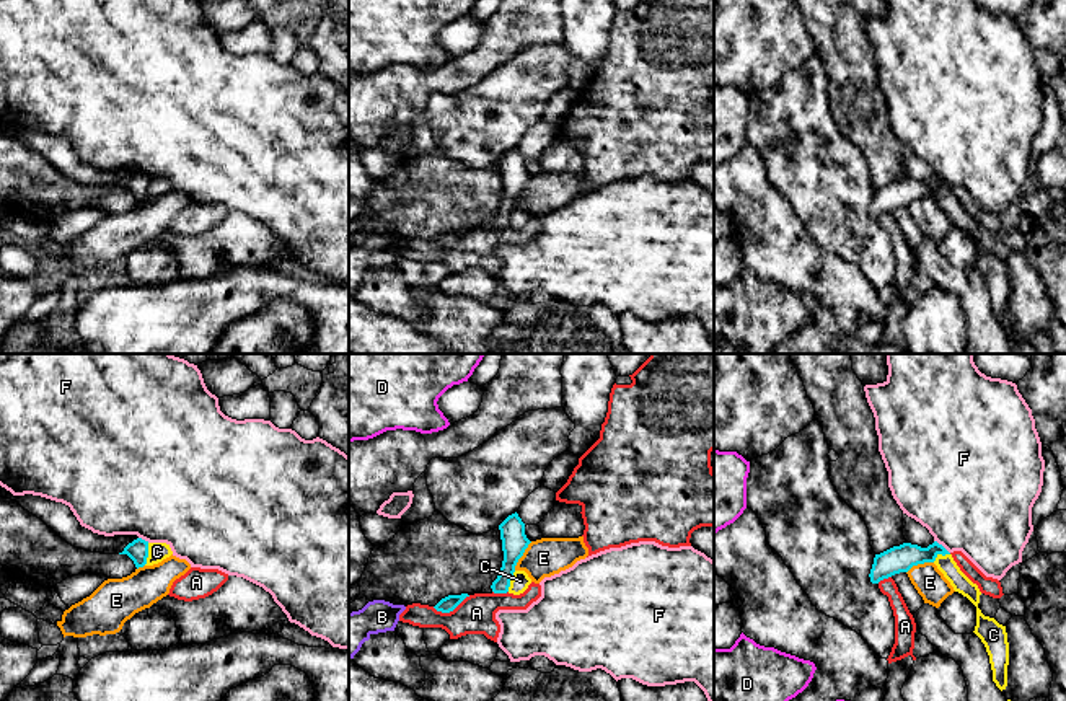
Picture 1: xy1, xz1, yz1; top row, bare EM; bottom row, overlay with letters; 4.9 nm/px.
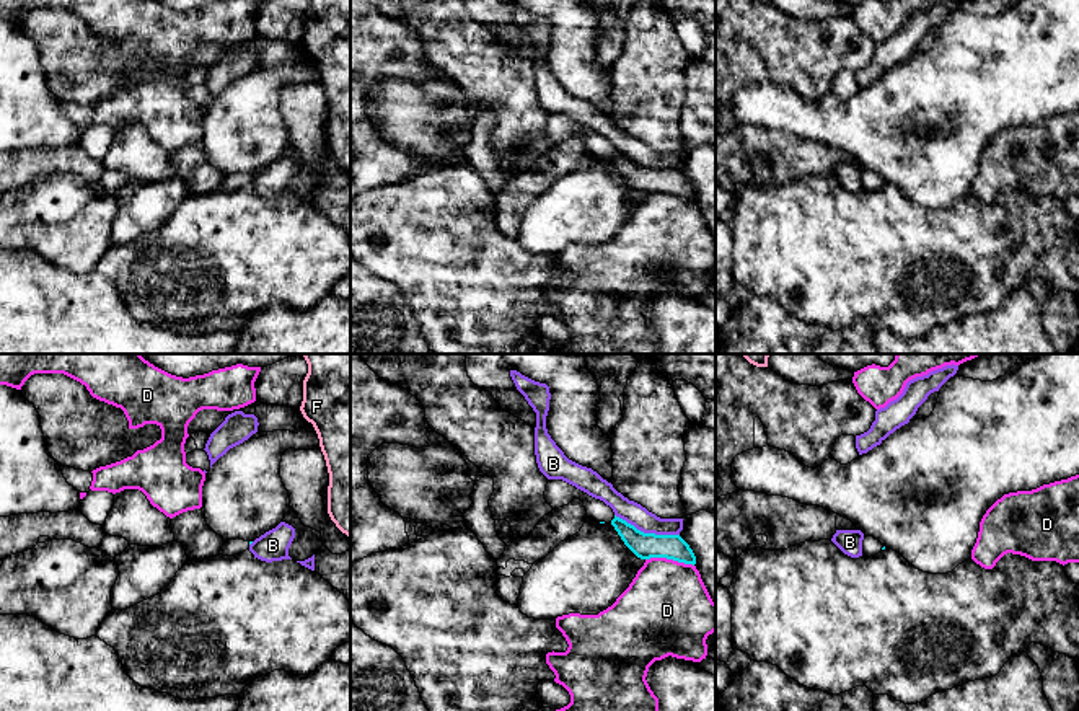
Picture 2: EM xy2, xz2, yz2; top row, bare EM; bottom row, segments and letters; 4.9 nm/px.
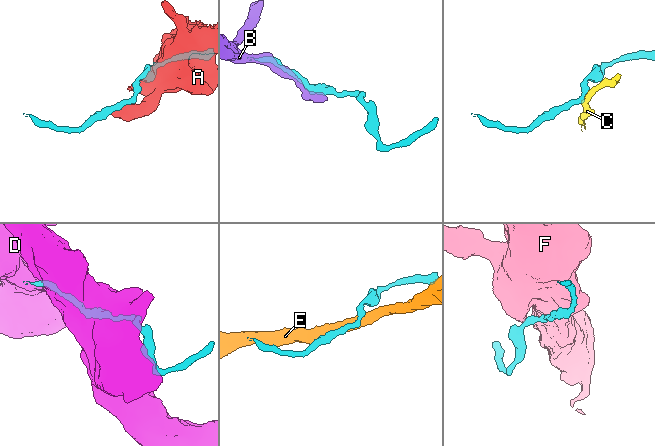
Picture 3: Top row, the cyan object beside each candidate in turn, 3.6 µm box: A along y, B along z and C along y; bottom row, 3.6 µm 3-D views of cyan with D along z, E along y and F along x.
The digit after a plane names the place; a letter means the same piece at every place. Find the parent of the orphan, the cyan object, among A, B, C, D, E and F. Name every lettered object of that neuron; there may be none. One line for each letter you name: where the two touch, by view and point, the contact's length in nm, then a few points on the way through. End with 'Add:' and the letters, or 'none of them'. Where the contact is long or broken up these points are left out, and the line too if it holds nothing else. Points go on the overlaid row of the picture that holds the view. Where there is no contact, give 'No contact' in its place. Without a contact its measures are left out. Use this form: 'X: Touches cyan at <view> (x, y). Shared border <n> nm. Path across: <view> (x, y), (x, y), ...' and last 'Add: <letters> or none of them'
Add: none of them

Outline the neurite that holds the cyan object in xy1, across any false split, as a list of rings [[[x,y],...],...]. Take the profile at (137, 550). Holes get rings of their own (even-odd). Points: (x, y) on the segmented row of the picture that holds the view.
[[[137,538],[129,543],[119,554],[127,554],[134,561],[137,569],[143,567],[148,558],[148,541]]]

